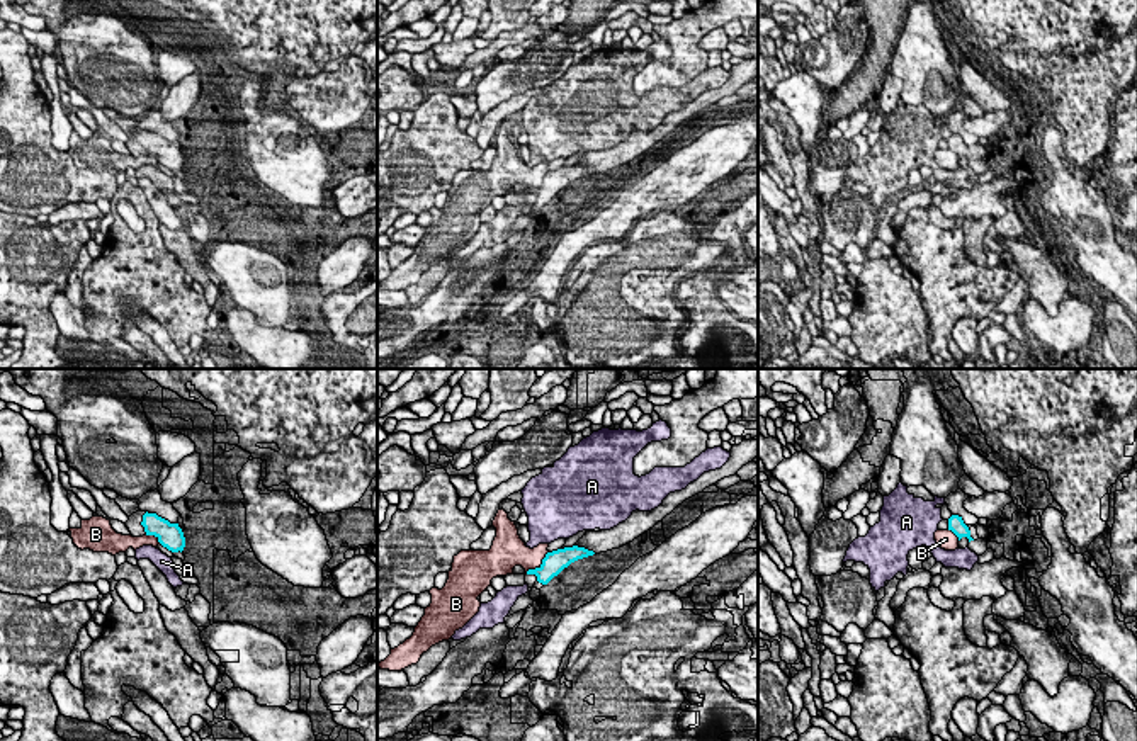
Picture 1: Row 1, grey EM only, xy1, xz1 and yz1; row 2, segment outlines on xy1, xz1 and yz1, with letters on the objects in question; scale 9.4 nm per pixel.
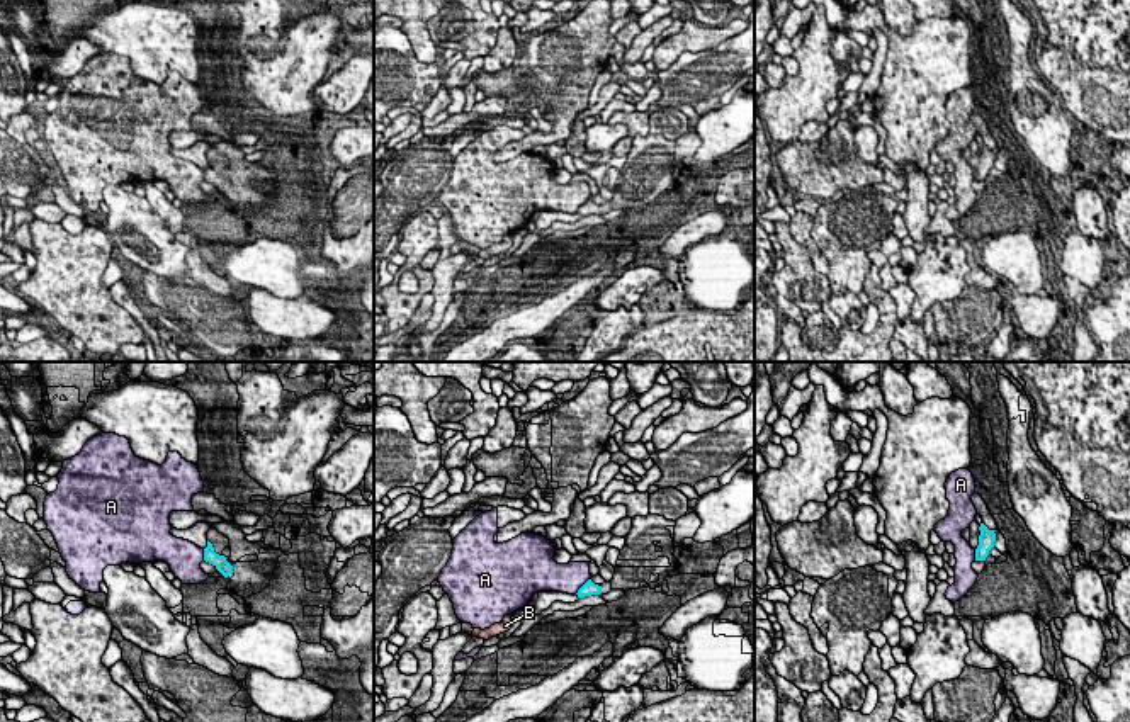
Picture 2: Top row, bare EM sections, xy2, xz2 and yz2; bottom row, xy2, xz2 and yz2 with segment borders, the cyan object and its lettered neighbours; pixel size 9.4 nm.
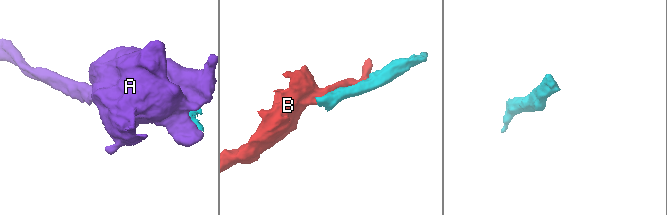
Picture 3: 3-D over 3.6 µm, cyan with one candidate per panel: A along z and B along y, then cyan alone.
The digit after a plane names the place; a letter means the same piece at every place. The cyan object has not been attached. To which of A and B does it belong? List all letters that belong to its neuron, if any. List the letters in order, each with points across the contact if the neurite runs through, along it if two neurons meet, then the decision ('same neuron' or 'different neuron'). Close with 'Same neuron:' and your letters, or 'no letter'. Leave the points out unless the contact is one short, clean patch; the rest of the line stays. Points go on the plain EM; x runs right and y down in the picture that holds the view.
A: different neuron
B: different neuron
Same neuron: no letter

